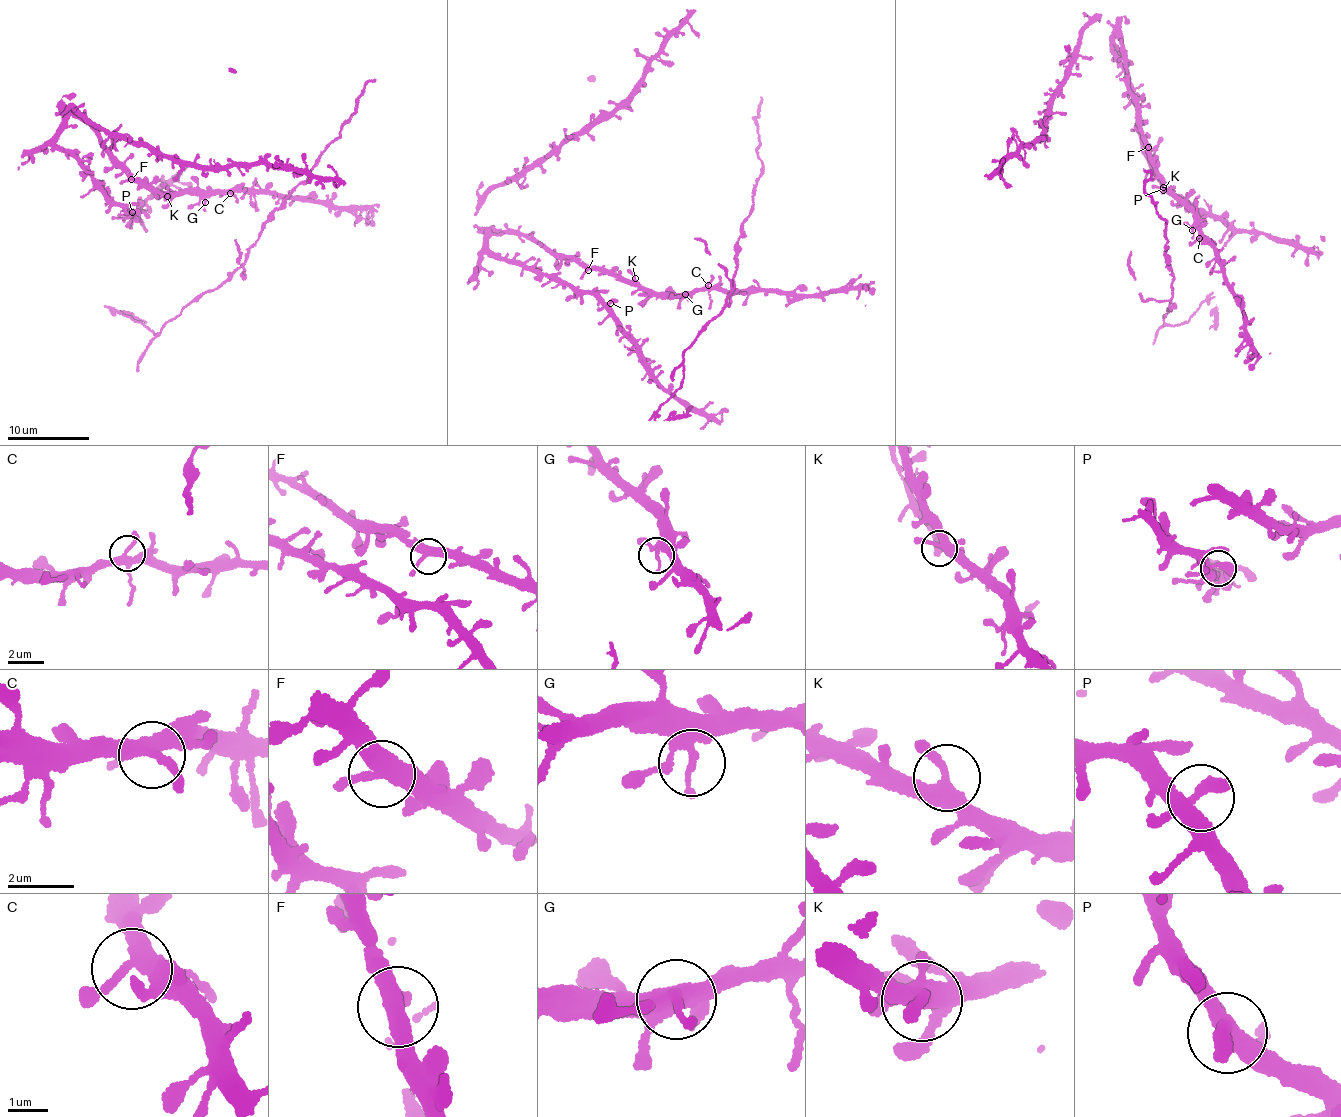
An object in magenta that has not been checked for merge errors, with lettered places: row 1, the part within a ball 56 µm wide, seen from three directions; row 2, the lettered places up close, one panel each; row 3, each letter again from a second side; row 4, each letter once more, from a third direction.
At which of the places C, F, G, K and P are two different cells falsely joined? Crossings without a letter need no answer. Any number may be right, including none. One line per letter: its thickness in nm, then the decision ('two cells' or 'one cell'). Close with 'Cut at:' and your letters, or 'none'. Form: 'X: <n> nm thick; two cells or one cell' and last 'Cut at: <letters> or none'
C: 320 nm thick; one cell
F: 380 nm thick; one cell
G: 220 nm thick; one cell
K: 360 nm thick; one cell
P: 320 nm thick; one cell
Cut at: none

